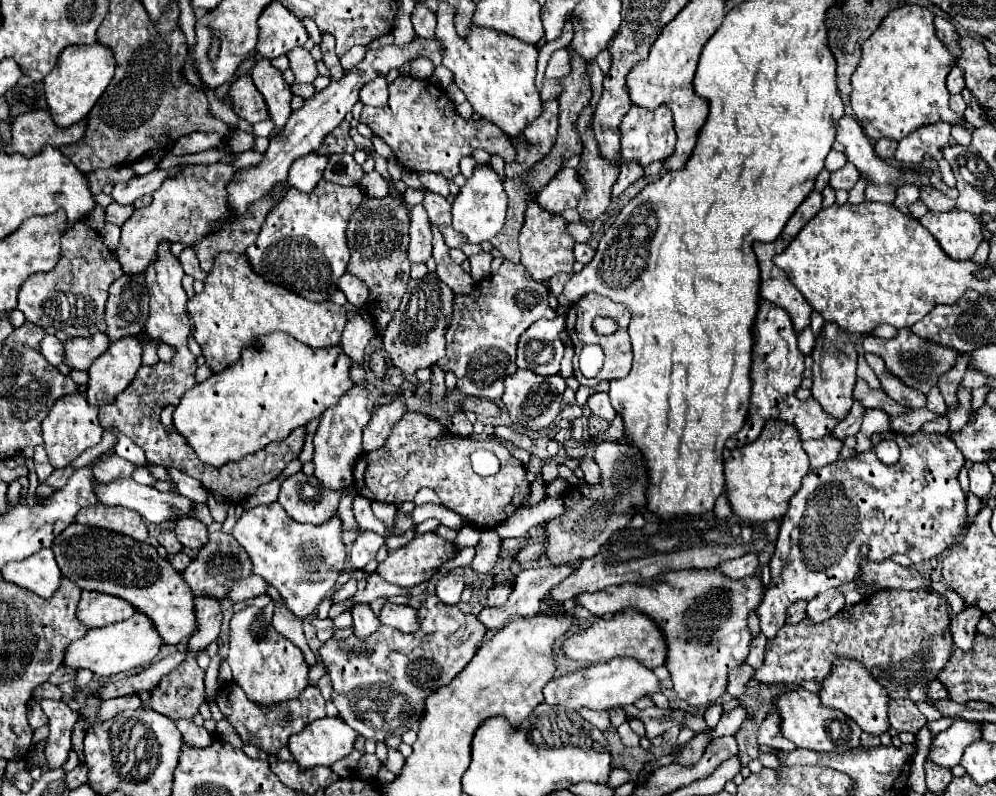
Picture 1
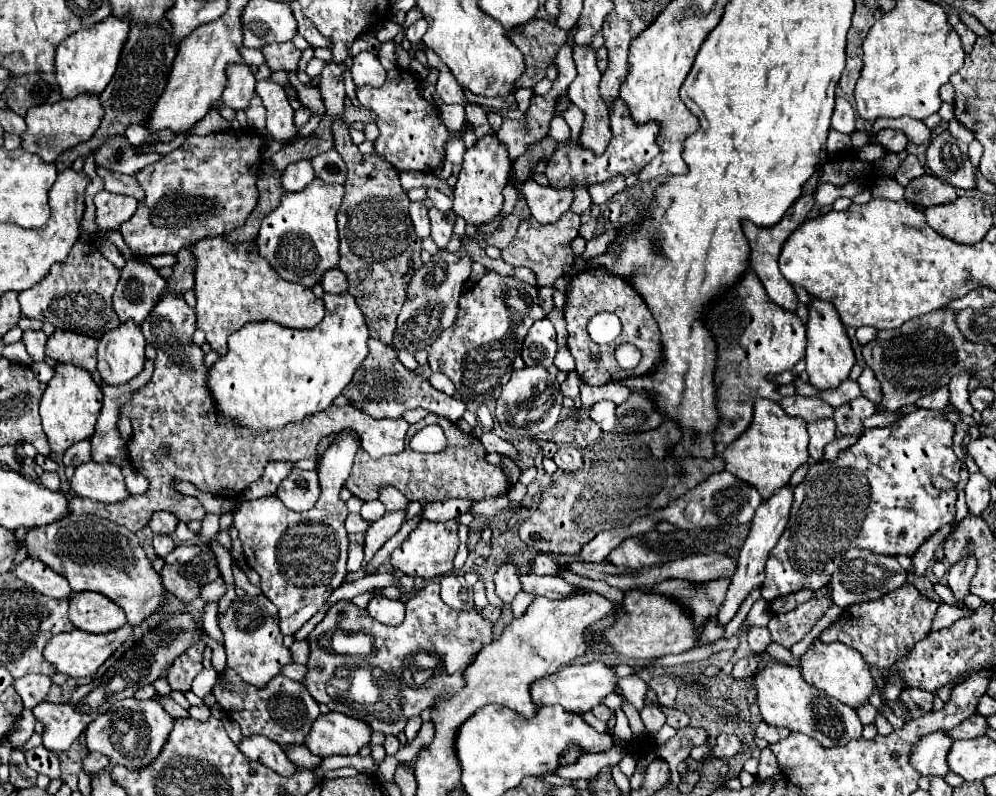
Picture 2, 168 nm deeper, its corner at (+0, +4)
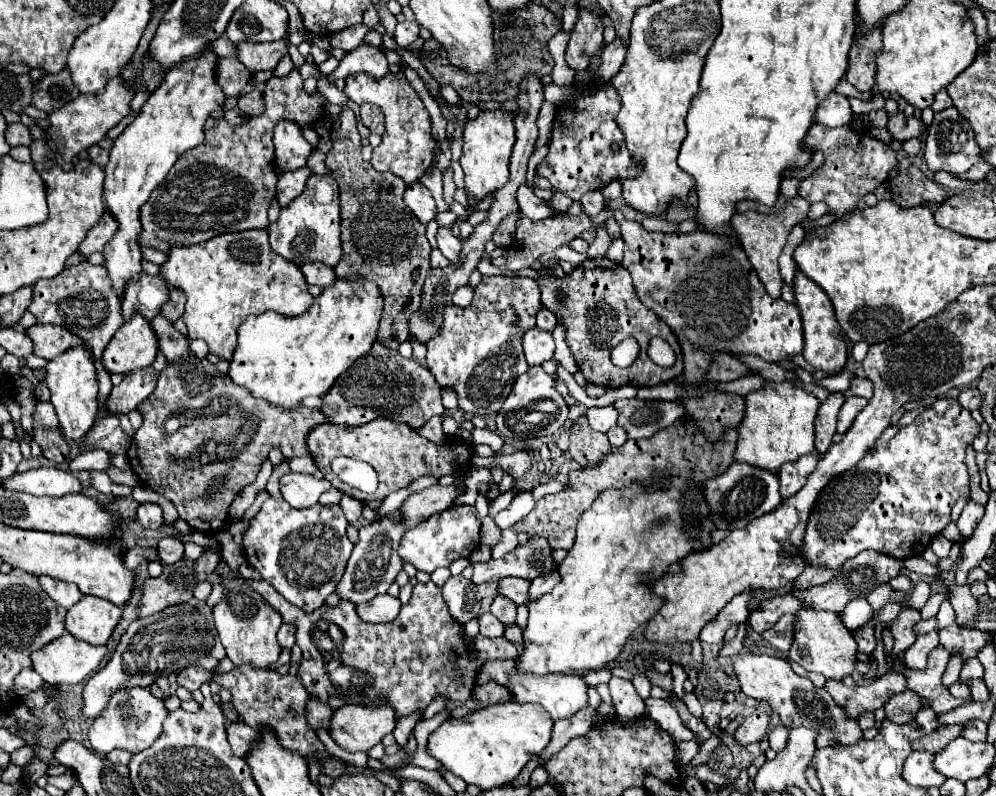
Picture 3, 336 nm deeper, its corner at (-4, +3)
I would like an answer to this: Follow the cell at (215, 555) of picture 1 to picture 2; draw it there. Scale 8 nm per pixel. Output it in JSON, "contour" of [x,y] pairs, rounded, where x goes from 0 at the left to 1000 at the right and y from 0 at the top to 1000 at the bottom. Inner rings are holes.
{"contour":[[[201,695],[187,710],[165,710],[163,715],[165,737],[181,755],[195,755],[203,737],[219,725],[221,717],[213,695]]]}

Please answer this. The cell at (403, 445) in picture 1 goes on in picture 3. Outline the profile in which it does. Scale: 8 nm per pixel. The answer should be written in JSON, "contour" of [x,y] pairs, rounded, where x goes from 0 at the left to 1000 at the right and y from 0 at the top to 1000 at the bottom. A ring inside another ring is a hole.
{"contour":[[[378,525],[371,528],[365,535],[339,535],[339,533],[319,533],[317,538],[313,538],[313,543],[309,545],[309,565],[313,578],[317,580],[319,590],[325,595],[325,601],[329,606],[333,606],[333,611],[357,628],[386,628],[392,618],[398,618],[402,613],[408,613],[414,603],[422,601],[422,598],[438,598],[444,601],[446,595],[456,593],[460,585],[468,585],[474,575],[474,560],[468,555],[462,555],[458,550],[452,550],[446,560],[438,560],[432,553],[424,550],[416,538],[412,538],[410,533],[404,530],[396,530],[396,528],[388,528],[388,525]],[[337,573],[349,573],[355,578],[363,578],[369,580],[382,603],[380,618],[378,621],[365,621],[349,608],[345,608],[331,588],[331,580]]]}

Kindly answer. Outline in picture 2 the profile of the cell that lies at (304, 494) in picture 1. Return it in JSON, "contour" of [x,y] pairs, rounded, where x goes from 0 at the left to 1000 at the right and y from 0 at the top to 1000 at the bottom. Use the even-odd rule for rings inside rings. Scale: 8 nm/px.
{"contour":[[[295,589],[279,612],[279,627],[293,642],[311,642],[319,624],[321,624],[321,609],[317,592],[305,592]]]}

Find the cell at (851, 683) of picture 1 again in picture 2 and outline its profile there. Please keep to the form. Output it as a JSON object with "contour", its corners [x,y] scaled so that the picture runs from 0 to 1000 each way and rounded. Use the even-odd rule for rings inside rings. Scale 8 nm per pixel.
{"contour":[[[817,805],[815,813],[805,823],[805,851],[809,853],[811,861],[831,871],[833,876],[853,886],[855,891],[861,891],[865,886],[871,886],[871,876],[878,871],[880,858],[873,848],[873,840],[869,835],[869,830],[865,828],[865,823],[857,815],[851,813],[847,808],[825,808],[825,805]]]}

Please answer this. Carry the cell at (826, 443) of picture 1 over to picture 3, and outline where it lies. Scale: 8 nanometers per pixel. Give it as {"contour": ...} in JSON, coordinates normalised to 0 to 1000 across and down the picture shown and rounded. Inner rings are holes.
{"contour":[[[837,492],[831,503],[823,508],[819,523],[819,565],[823,570],[827,570],[835,560],[835,548],[839,545],[839,520],[847,503],[849,503],[847,492]]]}

